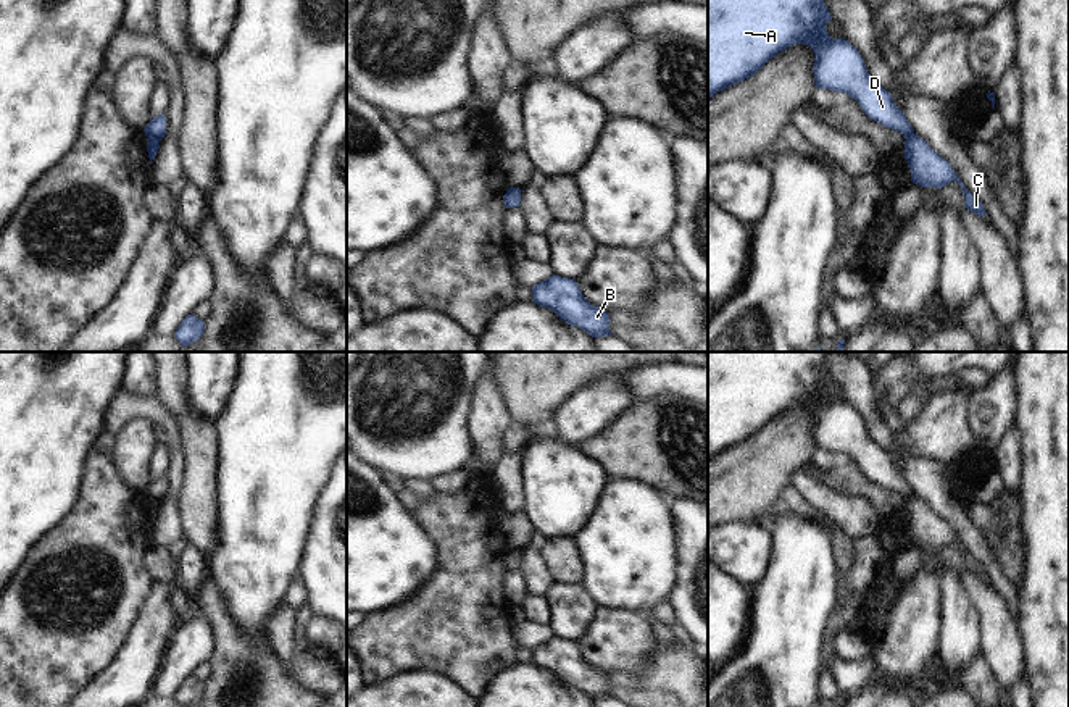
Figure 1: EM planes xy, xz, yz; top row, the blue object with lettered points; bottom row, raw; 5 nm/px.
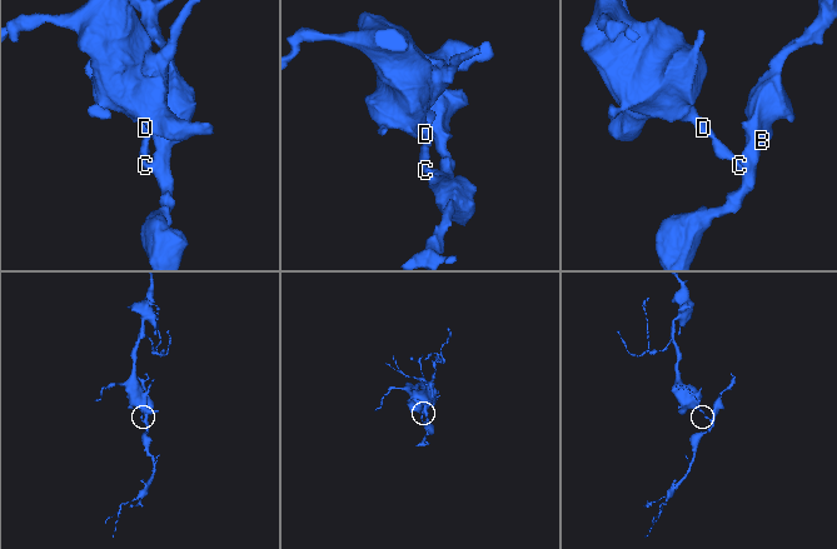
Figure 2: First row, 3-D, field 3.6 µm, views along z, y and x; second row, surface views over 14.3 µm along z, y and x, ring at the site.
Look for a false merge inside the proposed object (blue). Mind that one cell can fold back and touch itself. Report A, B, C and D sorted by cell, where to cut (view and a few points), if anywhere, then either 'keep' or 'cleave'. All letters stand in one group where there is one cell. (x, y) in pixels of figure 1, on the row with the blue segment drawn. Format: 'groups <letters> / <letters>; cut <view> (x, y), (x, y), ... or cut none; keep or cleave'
groups A D / B C; cut xy (149, 138), (158, 141); cleave

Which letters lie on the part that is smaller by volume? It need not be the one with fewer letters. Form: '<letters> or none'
B, C

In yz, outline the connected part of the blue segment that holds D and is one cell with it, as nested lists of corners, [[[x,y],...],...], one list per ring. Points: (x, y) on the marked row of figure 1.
[[[708,0],[708,98],[756,74],[764,63],[792,45],[809,45],[814,52],[814,84],[817,89],[848,94],[863,111],[879,124],[898,131],[905,139],[914,134],[905,113],[893,103],[888,90],[871,77],[856,47],[838,37],[832,39],[826,29],[832,19],[824,0]]]

